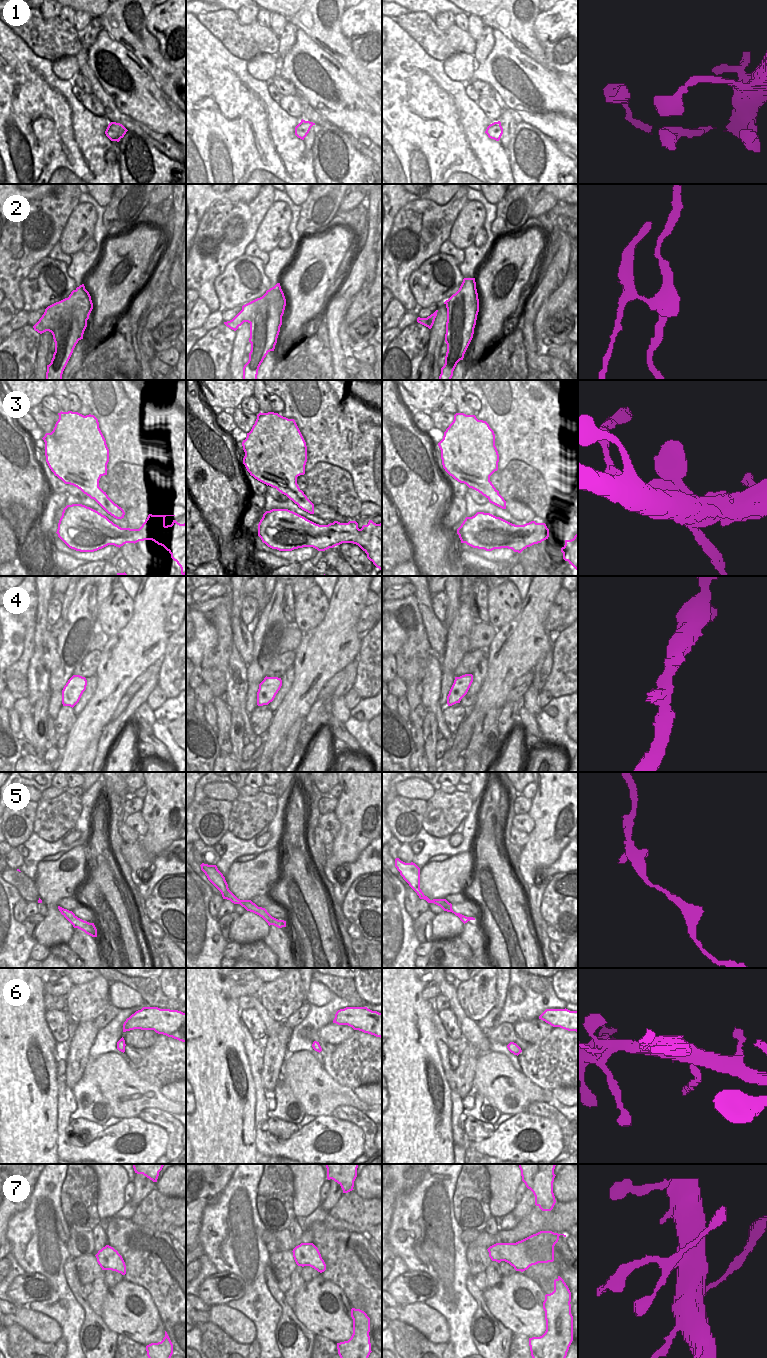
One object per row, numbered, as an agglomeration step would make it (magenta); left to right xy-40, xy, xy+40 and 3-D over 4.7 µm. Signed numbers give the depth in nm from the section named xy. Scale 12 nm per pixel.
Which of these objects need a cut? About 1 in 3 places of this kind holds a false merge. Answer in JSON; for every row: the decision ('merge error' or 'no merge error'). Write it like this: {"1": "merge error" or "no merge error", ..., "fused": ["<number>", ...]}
{"1": "no merge error", "2": "merge error", "3": "no merge error", "4": "no merge error", "5": "no merge error", "6": "no merge error", "7": "no merge error", "fused": ["2"]}

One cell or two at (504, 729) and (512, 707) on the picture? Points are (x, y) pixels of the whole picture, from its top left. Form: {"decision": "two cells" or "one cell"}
{"decision": "one cell"}

